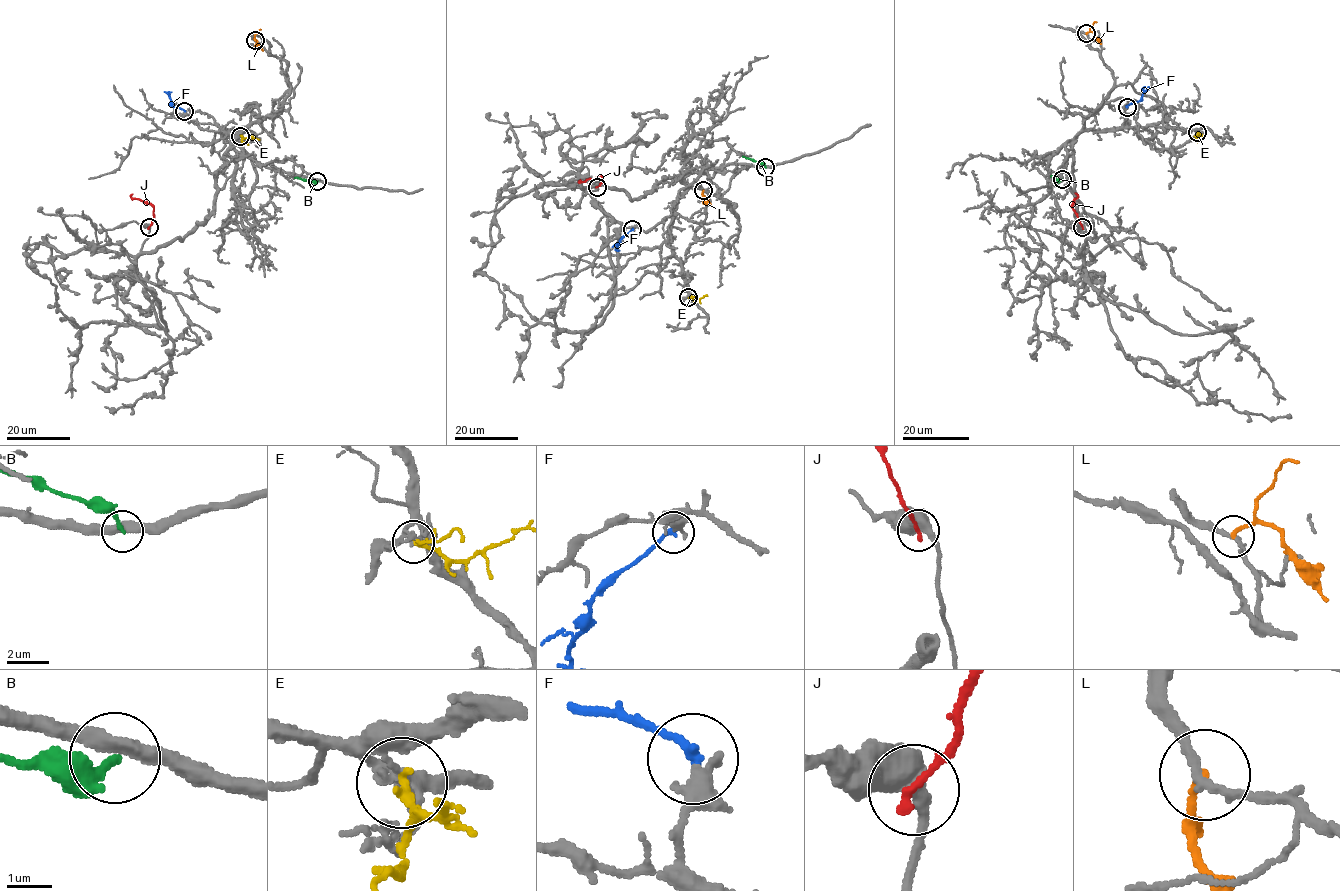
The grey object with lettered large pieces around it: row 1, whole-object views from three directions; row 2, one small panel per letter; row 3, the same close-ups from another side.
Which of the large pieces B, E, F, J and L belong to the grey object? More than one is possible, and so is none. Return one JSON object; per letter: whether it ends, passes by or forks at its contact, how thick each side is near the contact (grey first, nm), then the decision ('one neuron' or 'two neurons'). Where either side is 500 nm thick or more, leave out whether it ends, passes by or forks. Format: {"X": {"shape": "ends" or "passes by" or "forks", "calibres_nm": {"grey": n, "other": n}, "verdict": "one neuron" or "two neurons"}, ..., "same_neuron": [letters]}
{"B": {"shape": "ends", "calibres_nm": {"grey": 400, "other": 170}, "verdict": "two neurons"}, "E": {"shape": "ends", "calibres_nm": {"grey": 140, "other": 200}, "verdict": "two neurons"}, "F": {"shape": "ends", "calibres_nm": {"grey": 320, "other": 200}, "verdict": "one neuron"}, "J": {"calibres_nm": {"grey": 500, "other": 200}, "verdict": "two neurons"}, "L": {"shape": "ends", "calibres_nm": {"grey": 190, "other": 180}, "verdict": "two neurons"}, "same_neuron": ["F"]}

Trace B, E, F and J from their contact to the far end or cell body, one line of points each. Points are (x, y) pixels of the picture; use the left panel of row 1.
B: (318, 181), (294, 178)
E: (240, 135), (259, 139)
F: (184, 111), (173, 106), (169, 96), (164, 92)
J: (149, 227), (153, 218), (153, 207), (131, 197), (132, 194)

